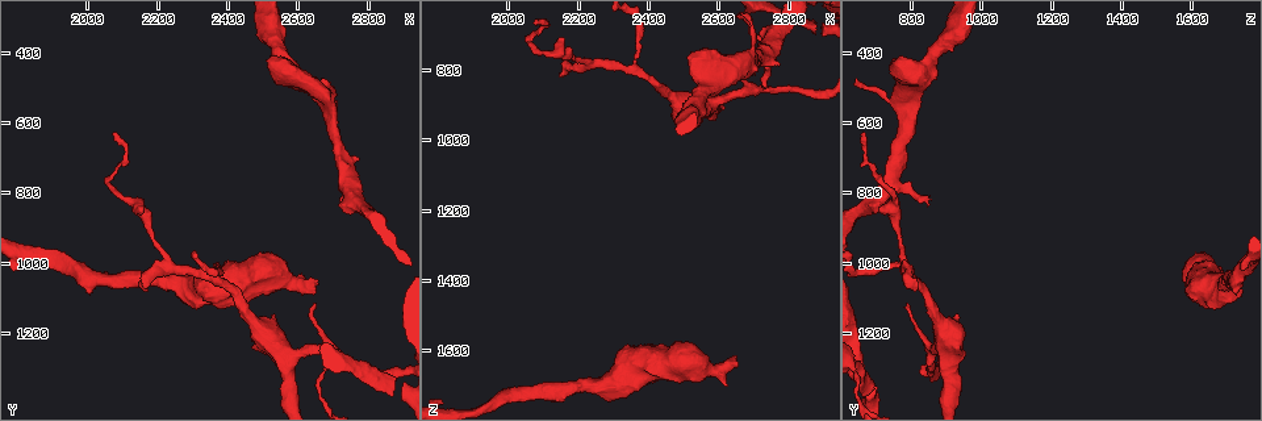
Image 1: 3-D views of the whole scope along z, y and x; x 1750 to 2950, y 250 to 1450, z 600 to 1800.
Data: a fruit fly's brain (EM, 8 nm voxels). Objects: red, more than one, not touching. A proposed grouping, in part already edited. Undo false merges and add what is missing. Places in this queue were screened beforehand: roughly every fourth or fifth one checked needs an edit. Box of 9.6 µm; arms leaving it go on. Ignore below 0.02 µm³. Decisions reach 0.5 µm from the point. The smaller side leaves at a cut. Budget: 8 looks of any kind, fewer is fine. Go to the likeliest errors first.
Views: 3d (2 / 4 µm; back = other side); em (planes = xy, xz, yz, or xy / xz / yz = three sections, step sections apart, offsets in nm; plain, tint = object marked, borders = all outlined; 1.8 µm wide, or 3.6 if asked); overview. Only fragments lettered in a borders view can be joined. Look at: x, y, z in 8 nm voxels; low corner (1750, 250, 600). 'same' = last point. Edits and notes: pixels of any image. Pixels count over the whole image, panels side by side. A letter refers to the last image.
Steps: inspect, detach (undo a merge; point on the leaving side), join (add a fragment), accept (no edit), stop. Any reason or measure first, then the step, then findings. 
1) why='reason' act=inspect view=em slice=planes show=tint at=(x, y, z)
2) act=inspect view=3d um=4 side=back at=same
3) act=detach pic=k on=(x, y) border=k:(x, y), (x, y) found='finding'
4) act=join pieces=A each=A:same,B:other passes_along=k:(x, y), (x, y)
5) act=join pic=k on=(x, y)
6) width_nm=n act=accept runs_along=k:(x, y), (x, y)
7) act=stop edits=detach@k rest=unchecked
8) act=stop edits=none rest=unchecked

why='free end' act=inspect view=em um=3.6 slice=xy step=16 show=borders at=(2870, 1370, 670)

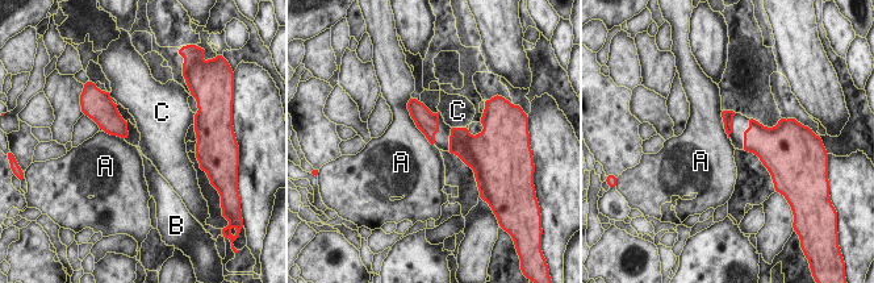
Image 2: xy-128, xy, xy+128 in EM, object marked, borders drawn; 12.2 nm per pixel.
act=accept each=A:other,B:other,C:other border=2:(406, 104), (415, 127), (434, 146) found='no lettered fragment goes on from it'

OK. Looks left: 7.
why='thick end' act=inspect view=em slice=planes show=plain at=(2640, 1080, 1620)

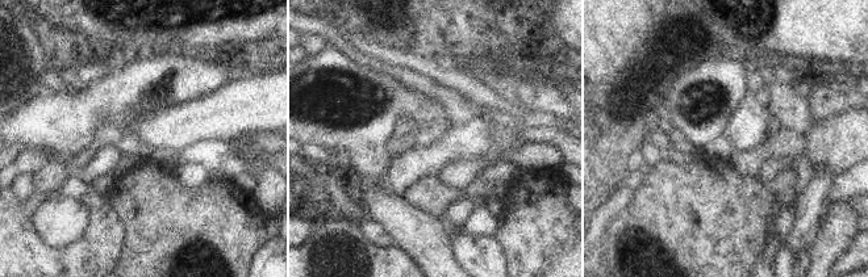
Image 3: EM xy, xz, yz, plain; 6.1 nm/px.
act=inspect view=em slice=planes show=borders at=same

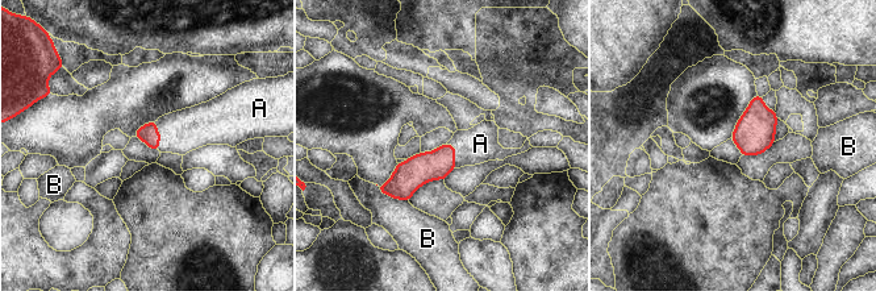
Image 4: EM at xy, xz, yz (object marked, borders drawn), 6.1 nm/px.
act=join pieces=A each=A:same,B:other passes_along=4:(147, 133), (159, 136), (184, 131) found='the cell continues'

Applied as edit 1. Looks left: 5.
why='redraw' act=inspect view=overview

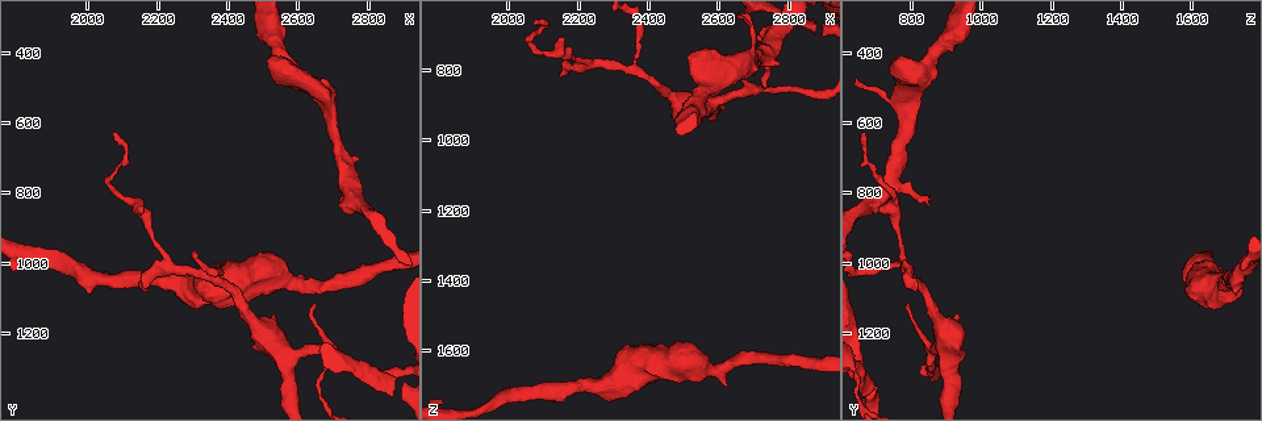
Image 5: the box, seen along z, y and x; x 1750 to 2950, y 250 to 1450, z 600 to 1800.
why='branch stops here' act=inspect view=em slice=xz step=4 show=borders at=(2730, 840, 850)

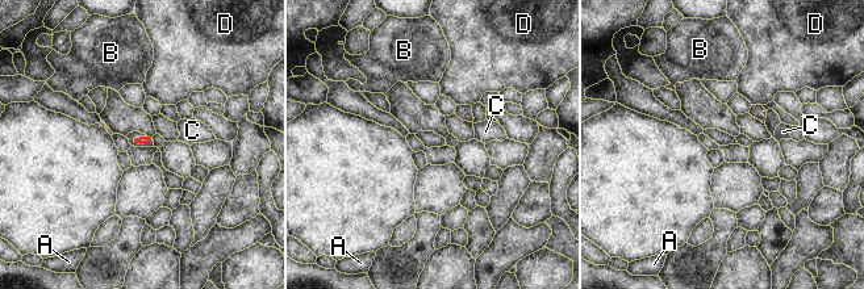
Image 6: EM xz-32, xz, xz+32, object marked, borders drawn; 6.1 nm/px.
act=inspect view=em slice=planes show=borders at=same

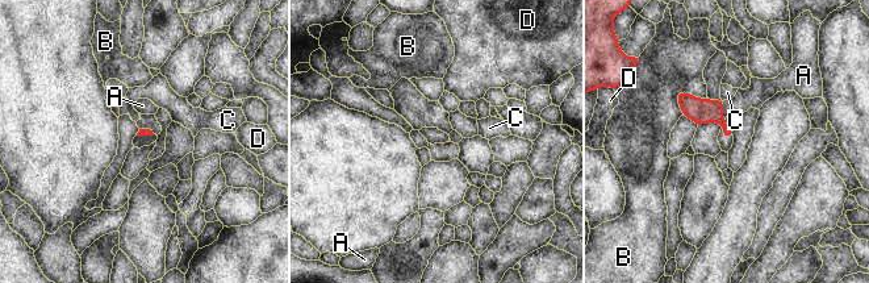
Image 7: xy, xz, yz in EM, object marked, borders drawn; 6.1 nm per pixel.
act=join pieces=A each=A:same,B:other,C:other,D:other passes_along=7:(701, 111), (721, 109), (757, 94) found='it goes on there'

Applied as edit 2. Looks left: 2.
act=inspect view=overview

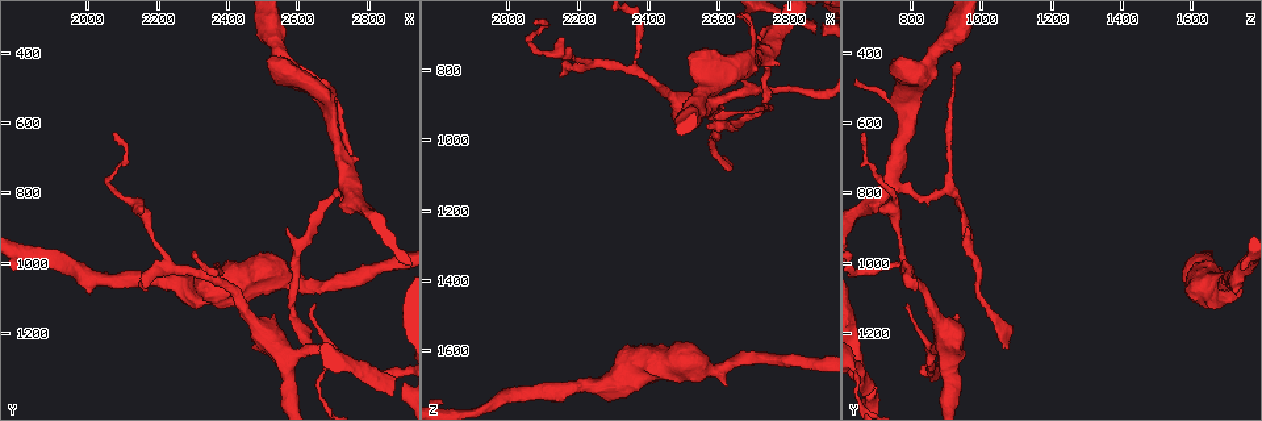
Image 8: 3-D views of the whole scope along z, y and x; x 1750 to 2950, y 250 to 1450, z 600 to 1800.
why='branch point' act=inspect view=em um=3.6 slice=planes show=borders at=(2580, 1260, 890)

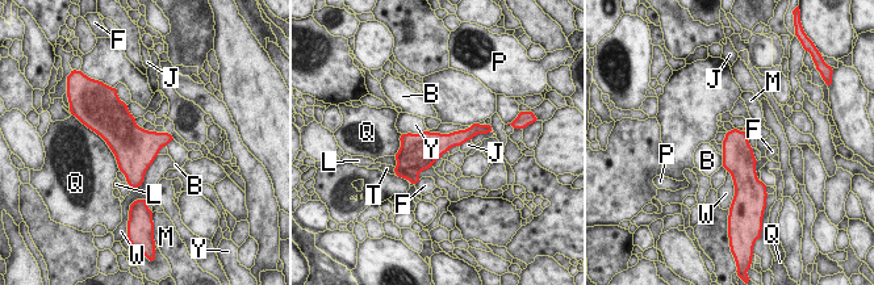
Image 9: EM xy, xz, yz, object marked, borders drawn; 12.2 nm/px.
act=accept each=B:other,F:other,J:other,L:other,M:other,P:other,Q:other,T:other,W:other,Y:other border=9:(426, 130), (401, 134) found='all the same cell'

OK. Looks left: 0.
act=stop edits=join@4,join@7 rest=unchecked

